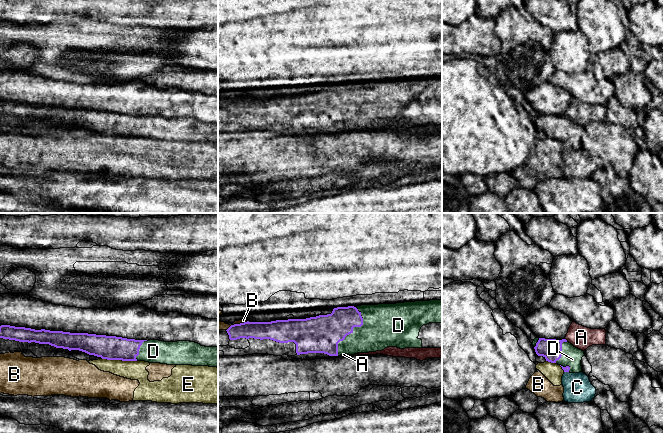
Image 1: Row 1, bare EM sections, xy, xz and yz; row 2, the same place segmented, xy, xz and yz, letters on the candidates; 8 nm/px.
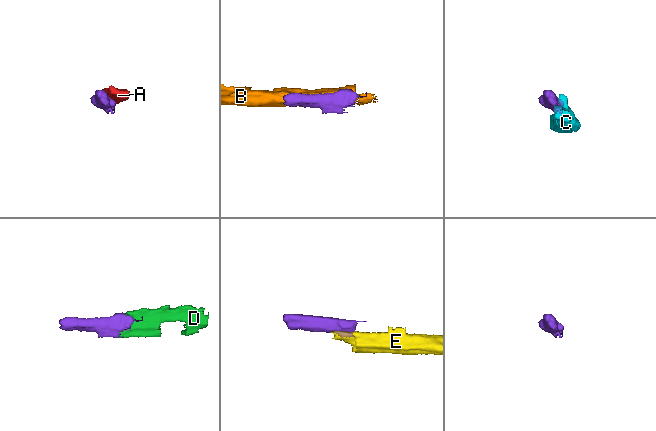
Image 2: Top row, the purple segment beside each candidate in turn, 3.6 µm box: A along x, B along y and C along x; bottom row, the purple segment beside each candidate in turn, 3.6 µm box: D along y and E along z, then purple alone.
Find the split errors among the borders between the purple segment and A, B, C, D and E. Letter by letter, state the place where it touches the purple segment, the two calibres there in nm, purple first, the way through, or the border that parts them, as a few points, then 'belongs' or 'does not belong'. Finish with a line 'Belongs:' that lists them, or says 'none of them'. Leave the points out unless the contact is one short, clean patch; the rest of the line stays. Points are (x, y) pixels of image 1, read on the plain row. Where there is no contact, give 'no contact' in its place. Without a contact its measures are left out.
A: no contact; does not belong
B: contact xz (236, 100); calibres 140 and 80 nm; does not belong
C: contact yz (566, 147); calibres 50 and 220 nm; border yz (564, 147), (568, 148); does not belong
D: contact xz (352, 106); calibres 300 and 320 nm; belongs
E: contact xy (119, 135); calibres 190 and 160 nm; border xy (102, 134), (136, 137); does not belong
Belongs: D

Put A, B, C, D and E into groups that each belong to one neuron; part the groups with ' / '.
A / B E / C / D

